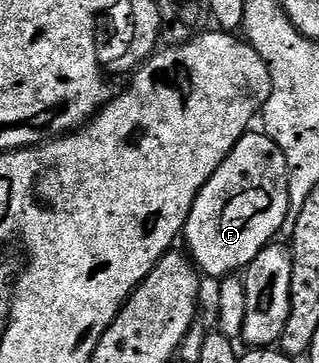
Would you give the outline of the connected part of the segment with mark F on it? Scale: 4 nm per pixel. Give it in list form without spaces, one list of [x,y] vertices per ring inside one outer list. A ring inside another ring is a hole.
[[[243,135],[226,157],[226,161],[222,161],[214,177],[210,177],[210,181],[196,194],[192,211],[188,214],[188,224],[182,232],[183,242],[188,242],[187,254],[197,268],[207,278],[209,275],[213,281],[235,276],[243,272],[244,268],[250,265],[250,261],[254,261],[254,257],[258,257],[258,253],[262,253],[262,249],[279,236],[287,212],[288,166],[282,149],[274,145],[269,135]]]

